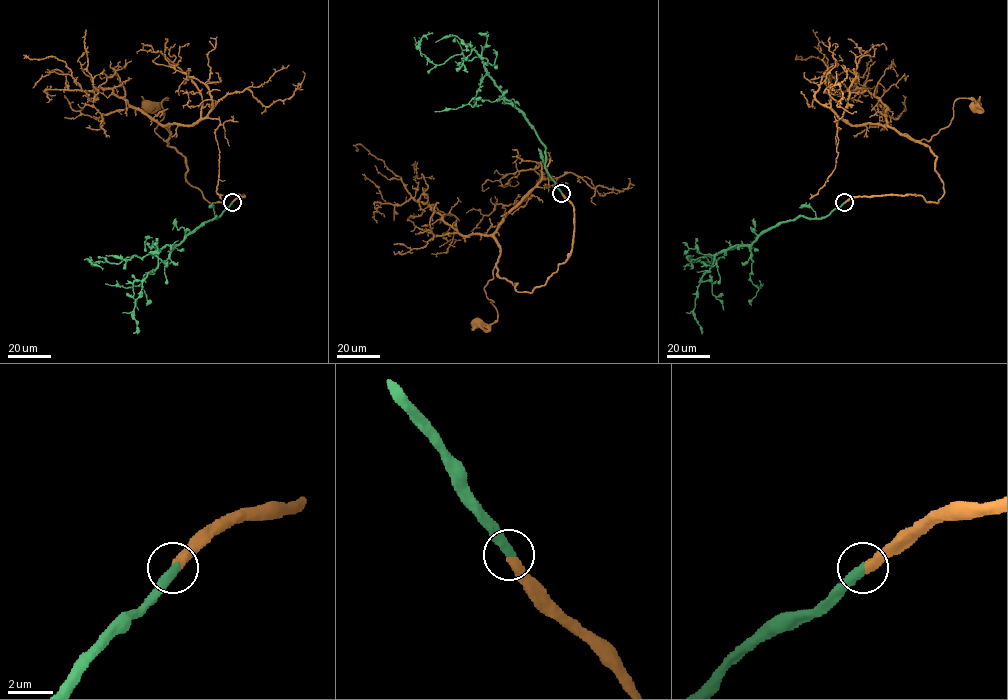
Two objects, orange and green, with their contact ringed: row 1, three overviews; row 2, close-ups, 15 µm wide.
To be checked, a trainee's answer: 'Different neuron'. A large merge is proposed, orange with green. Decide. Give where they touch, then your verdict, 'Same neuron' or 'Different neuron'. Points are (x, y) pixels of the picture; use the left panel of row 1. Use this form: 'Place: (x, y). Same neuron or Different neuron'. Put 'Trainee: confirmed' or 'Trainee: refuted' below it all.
Place: (232, 202). Same neuron
Trainee: refuted

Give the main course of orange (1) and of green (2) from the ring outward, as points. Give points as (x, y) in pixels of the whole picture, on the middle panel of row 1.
1: (561, 193), (573, 207), (570, 256), (531, 292), (518, 292), (495, 266), (484, 288), (497, 319), (478, 322)
2: (561, 192), (545, 168), (545, 146), (483, 61), (457, 54), (432, 63), (419, 42), (431, 32)

